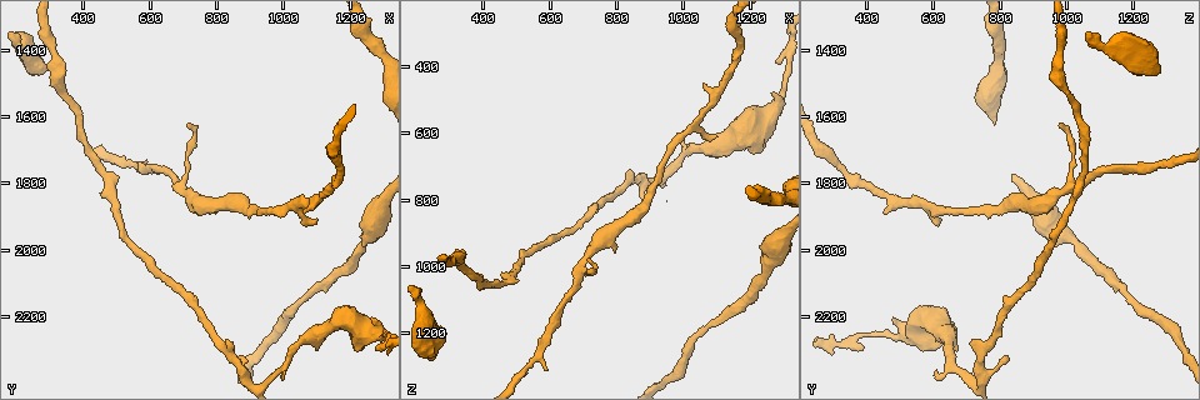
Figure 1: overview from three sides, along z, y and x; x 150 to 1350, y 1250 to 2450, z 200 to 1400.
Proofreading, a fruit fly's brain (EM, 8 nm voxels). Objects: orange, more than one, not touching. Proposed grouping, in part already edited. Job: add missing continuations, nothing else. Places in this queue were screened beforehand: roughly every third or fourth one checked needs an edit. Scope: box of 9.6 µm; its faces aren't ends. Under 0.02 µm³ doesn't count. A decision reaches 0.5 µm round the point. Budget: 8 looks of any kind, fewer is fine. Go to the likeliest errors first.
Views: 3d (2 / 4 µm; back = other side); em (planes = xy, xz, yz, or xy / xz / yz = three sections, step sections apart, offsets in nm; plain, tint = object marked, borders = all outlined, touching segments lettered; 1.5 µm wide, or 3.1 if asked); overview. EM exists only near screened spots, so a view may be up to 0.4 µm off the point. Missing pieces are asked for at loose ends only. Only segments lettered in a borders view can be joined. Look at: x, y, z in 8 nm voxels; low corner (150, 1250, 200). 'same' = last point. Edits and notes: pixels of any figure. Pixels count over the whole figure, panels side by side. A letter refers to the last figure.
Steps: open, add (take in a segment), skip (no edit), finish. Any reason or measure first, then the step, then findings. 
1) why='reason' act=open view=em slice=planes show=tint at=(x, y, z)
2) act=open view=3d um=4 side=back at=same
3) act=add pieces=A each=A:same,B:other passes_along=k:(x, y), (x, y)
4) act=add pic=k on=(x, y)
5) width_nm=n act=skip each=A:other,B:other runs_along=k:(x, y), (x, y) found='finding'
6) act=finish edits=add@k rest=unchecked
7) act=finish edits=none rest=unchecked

why='branch stops here' act=open view=em slice=planes show=borders at=(1010, 2360, 610)

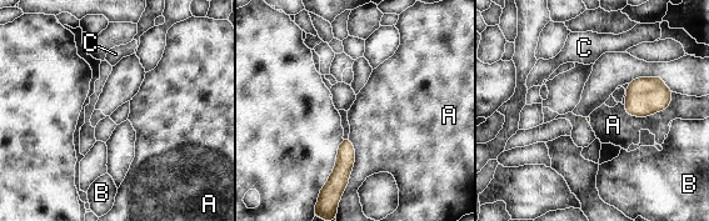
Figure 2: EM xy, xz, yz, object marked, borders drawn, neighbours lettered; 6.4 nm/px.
act=skip each=A:other,B:other,C:other border=2:(672, 91), (659, 111), (624, 110) found='no lettered segment goes on from it'

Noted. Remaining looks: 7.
why='stops while still wide' act=open view=3d um=2 at=(250, 1460, 1290)

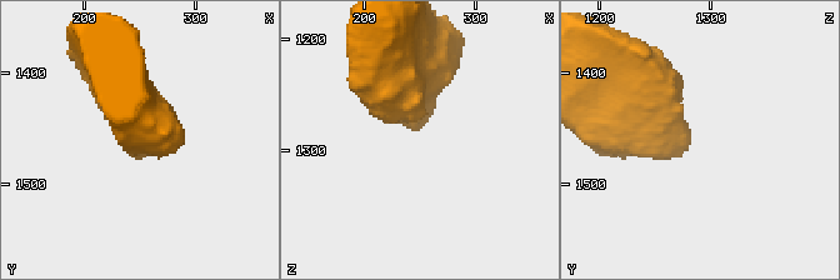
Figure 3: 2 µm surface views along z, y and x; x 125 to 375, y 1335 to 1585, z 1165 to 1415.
act=open view=em slice=planes show=borders at=(244, 1456, 1280)

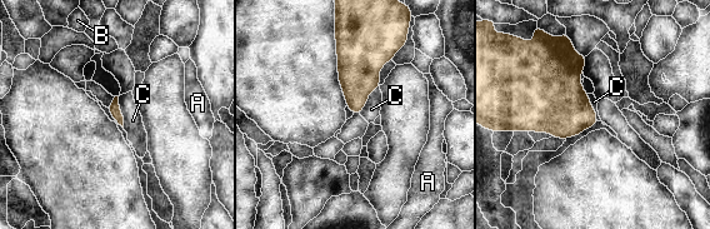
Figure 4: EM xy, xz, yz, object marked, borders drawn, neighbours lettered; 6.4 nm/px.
longest_contact=C:200nm act=skip each=A:other,B:other,C:other border=4:(118, 96), (124, 127) found='no lettered segment goes on from it'

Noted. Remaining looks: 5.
why='branch stops here' act=open view=em slice=planes show=borders at=(1090, 1900, 620)

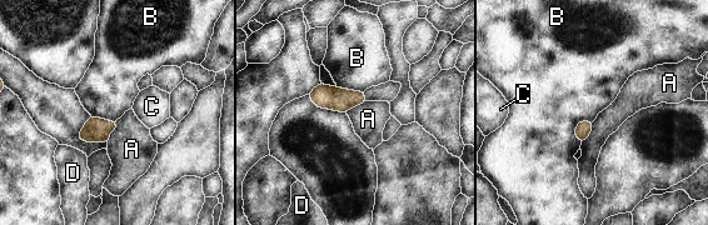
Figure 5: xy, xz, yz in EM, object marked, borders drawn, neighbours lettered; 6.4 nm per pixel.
act=skip each=A:other,B:other,C:other,D:other border=5:(592, 120), (576, 128), (581, 144) found='none of them fits'

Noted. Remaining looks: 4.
act=finish edits=none rest=unchecked

